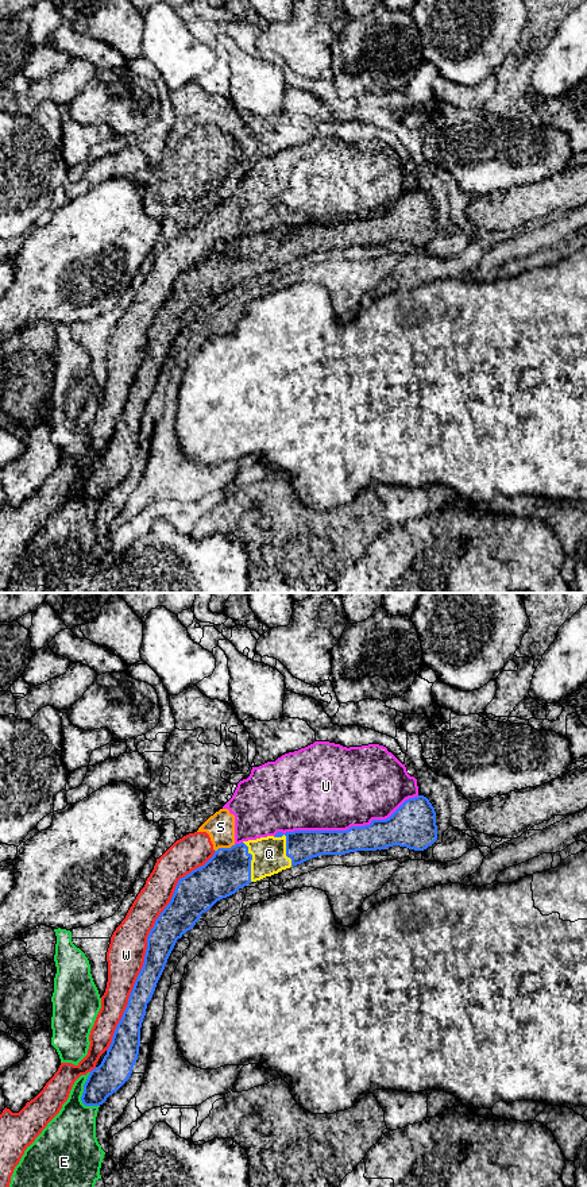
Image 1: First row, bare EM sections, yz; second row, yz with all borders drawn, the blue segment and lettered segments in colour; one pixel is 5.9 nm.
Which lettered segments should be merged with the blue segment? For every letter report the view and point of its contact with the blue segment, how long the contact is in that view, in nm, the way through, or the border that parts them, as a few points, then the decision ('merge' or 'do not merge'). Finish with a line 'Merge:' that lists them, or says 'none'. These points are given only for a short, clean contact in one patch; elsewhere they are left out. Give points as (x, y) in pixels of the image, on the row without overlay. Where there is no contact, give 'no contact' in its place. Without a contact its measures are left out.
E: meets blue in yz at (82, 490); contact 220 nm long; do not merge
Q: meets blue in yz at (286, 239); contact 200 nm long; merge
S: meets blue in yz at (224, 243); contact 130 nm long; do not merge
U: meets blue in yz at (347, 224); contact 900 nm long; do not merge
W: meets blue in yz at (147, 342); contact 1350 nm long; do not merge
Merge: Q

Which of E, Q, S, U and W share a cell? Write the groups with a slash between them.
E / Q / S U W

